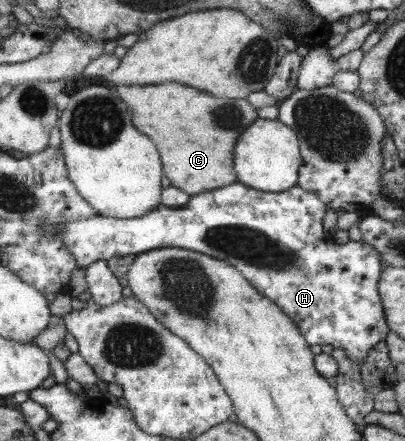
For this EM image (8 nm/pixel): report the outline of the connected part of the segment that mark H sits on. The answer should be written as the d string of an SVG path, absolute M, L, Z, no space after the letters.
M231 184L223 190L213 190L190 196L185 206L168 207L162 202L146 215L137 218L115 218L101 215L60 224L56 234L63 246L84 268L97 261L113 257L139 255L161 248L183 248L213 256L238 267L260 293L273 299L291 317L311 344L331 344L342 348L351 362L360 362L368 352L388 336L388 326L378 293L382 258L371 244L349 241L337 244L323 228L327 205L311 191L295 186L274 193L257 190L246 184Z

